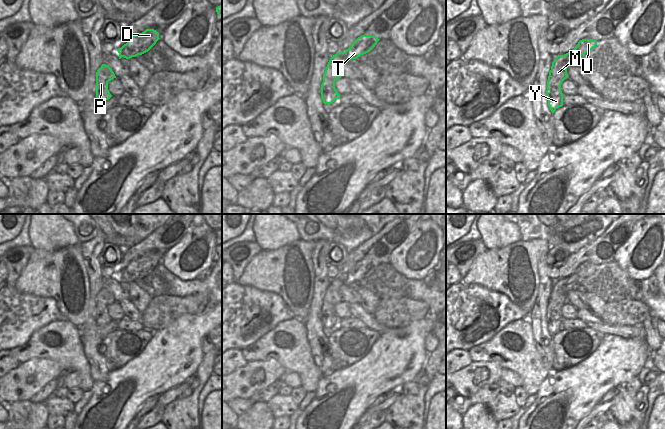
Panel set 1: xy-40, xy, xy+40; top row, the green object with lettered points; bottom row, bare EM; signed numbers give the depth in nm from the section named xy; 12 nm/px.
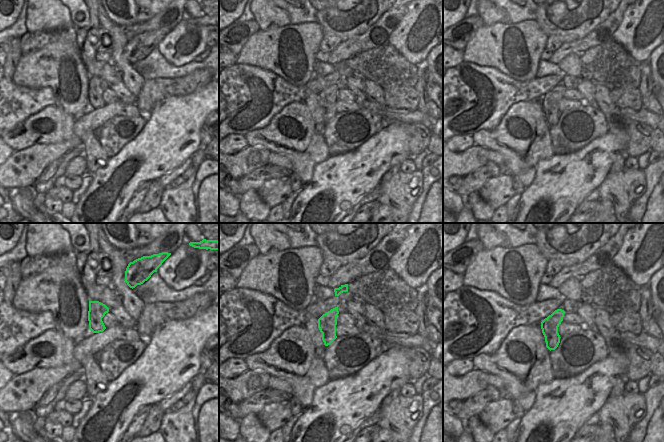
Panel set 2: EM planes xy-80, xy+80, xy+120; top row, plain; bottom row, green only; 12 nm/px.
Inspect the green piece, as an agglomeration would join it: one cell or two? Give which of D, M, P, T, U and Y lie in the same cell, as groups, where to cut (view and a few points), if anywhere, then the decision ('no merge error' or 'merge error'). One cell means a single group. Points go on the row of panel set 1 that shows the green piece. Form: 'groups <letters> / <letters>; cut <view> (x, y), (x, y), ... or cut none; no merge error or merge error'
groups D T U / M P Y; cut xy+40 (568, 53), (567, 66); merge error

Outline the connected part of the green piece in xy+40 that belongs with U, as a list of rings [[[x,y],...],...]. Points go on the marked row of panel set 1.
[[[582,39],[578,42],[576,47],[568,52],[568,67],[572,65],[576,65],[576,61],[579,60],[582,56],[584,56],[586,53],[590,52],[593,48],[595,48],[597,45],[596,40],[592,39]]]

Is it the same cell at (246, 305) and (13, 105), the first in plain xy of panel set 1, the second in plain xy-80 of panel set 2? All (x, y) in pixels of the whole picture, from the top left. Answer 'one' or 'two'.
one

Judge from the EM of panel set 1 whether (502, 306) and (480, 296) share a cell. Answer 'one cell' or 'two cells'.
one cell

